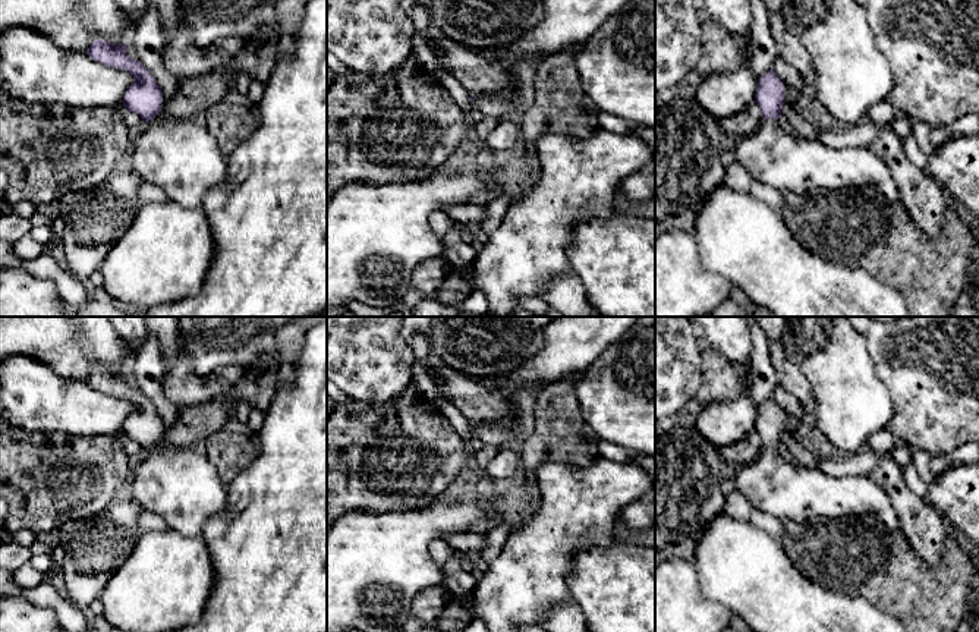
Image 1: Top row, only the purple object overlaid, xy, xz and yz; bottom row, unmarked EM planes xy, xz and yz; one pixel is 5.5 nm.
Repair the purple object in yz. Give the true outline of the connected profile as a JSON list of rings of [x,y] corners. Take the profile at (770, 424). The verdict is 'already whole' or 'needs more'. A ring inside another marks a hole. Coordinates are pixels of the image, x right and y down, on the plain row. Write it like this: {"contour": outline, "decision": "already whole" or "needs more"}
{"contour": [[[772,397],[759,406],[755,431],[764,449],[755,462],[736,472],[736,490],[755,510],[797,523],[813,518],[872,515],[888,529],[898,529],[890,496],[869,475],[830,477],[781,456],[784,414]]], "decision": "needs more"}

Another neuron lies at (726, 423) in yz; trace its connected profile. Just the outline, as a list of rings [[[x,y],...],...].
[[[746,390],[733,400],[708,402],[695,427],[720,450],[747,437],[755,430],[758,412],[758,406]]]

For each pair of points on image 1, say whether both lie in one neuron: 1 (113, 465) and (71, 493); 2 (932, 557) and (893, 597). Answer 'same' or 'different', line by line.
1: same
2: different

